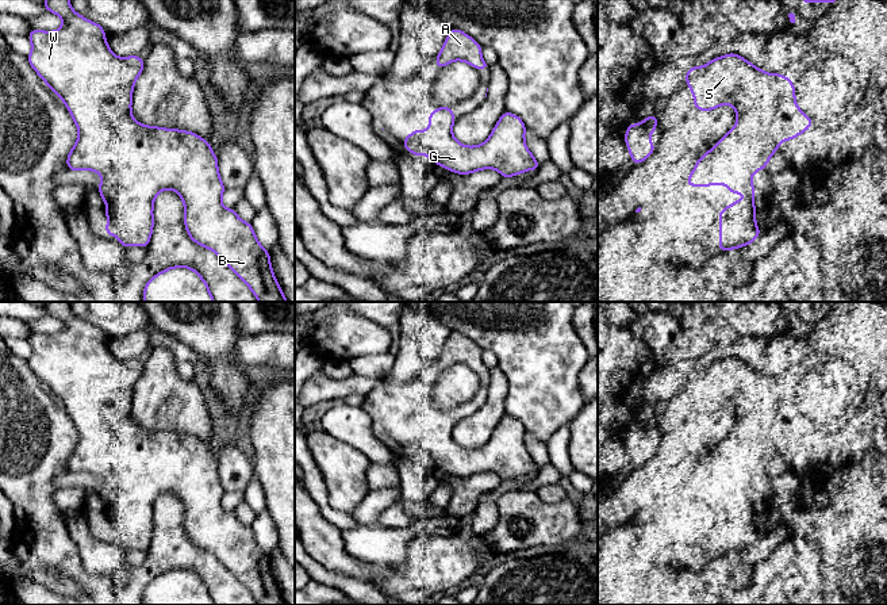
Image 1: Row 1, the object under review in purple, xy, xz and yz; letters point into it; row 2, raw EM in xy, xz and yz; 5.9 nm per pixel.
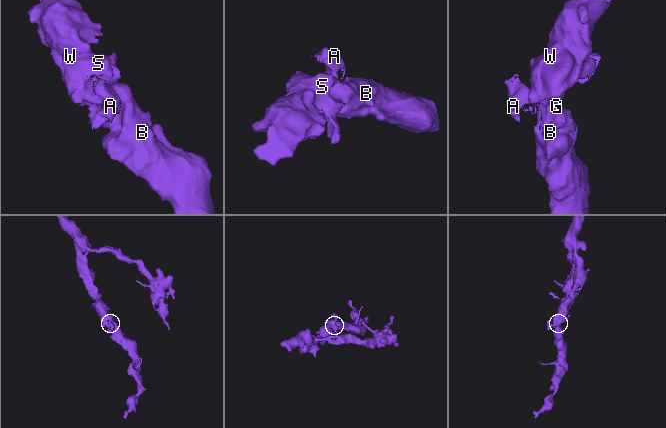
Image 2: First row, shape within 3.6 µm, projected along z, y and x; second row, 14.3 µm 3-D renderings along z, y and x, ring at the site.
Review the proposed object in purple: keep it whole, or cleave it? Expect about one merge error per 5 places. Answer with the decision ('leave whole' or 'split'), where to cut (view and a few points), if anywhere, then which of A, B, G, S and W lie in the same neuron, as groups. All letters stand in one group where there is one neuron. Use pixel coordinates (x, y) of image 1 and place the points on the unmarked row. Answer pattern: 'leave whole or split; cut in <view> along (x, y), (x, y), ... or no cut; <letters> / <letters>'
leave whole; no cut; A B G S W

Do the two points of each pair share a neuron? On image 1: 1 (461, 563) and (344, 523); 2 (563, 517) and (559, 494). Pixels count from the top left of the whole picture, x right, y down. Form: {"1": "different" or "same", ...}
{"1": "different", "2": "different"}

